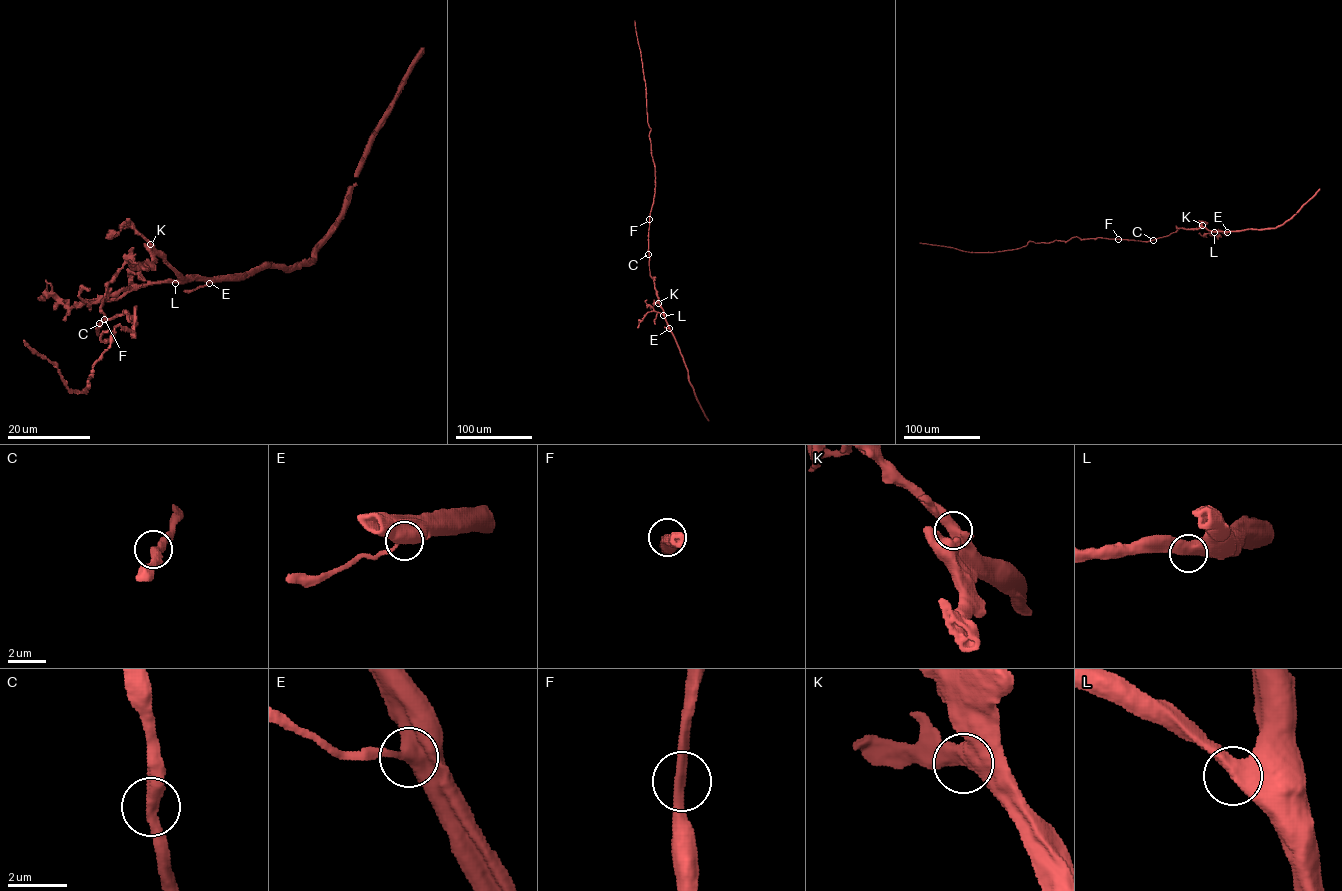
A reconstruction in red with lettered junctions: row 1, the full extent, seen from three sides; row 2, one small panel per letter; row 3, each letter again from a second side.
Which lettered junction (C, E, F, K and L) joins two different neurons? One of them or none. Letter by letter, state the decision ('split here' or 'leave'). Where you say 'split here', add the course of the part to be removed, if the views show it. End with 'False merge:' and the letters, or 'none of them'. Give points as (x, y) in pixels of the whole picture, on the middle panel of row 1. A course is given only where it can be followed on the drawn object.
C: leave
E: leave
F: leave
K: leave
L: leave
False merge: none of them

